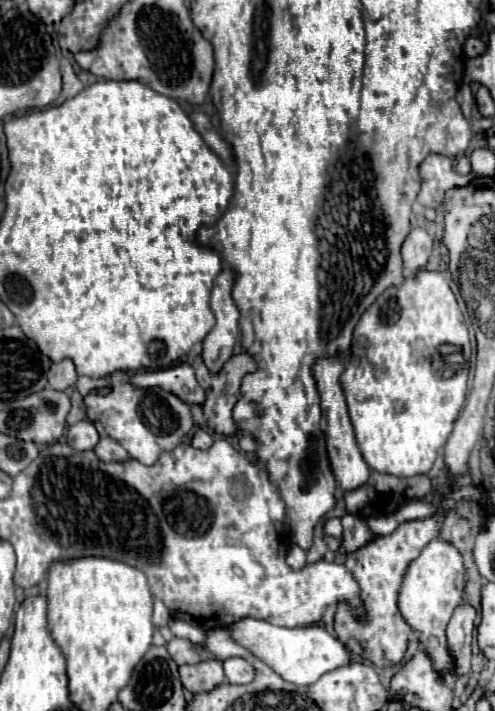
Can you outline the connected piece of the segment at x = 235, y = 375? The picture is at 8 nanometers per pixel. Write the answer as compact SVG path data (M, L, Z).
M240 353L240 355L234 355L224 367L220 373L210 373L206 369L206 365L202 363L200 357L196 357L196 361L192 363L194 371L196 371L196 379L200 383L202 389L206 389L206 401L204 401L204 417L206 417L206 423L210 429L214 429L216 433L224 433L224 435L234 435L236 433L236 427L234 427L234 421L232 421L232 407L234 403L238 401L240 397L240 381L246 373L254 371L254 361L252 357L248 357L246 353Z

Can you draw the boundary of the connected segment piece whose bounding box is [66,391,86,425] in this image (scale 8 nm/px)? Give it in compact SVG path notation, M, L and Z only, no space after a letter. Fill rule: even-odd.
M74 391L74 393L72 393L72 409L70 409L68 417L66 417L66 423L72 425L72 423L76 423L76 421L82 421L84 417L86 417L86 413L84 413L82 395L80 395L78 391Z

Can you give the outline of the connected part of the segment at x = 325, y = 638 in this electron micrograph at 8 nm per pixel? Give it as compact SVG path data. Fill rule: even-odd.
M244 617L232 623L228 631L230 631L230 637L238 645L250 649L258 659L270 665L282 679L296 683L296 685L312 685L324 673L354 663L350 649L346 649L346 645L338 637L330 635L324 627L284 629L284 627L274 627L262 619Z

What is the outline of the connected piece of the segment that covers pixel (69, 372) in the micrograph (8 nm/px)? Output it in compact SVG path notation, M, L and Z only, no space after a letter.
M64 359L60 363L52 363L48 373L48 383L56 391L64 391L68 387L74 387L76 383L76 369L70 359Z

